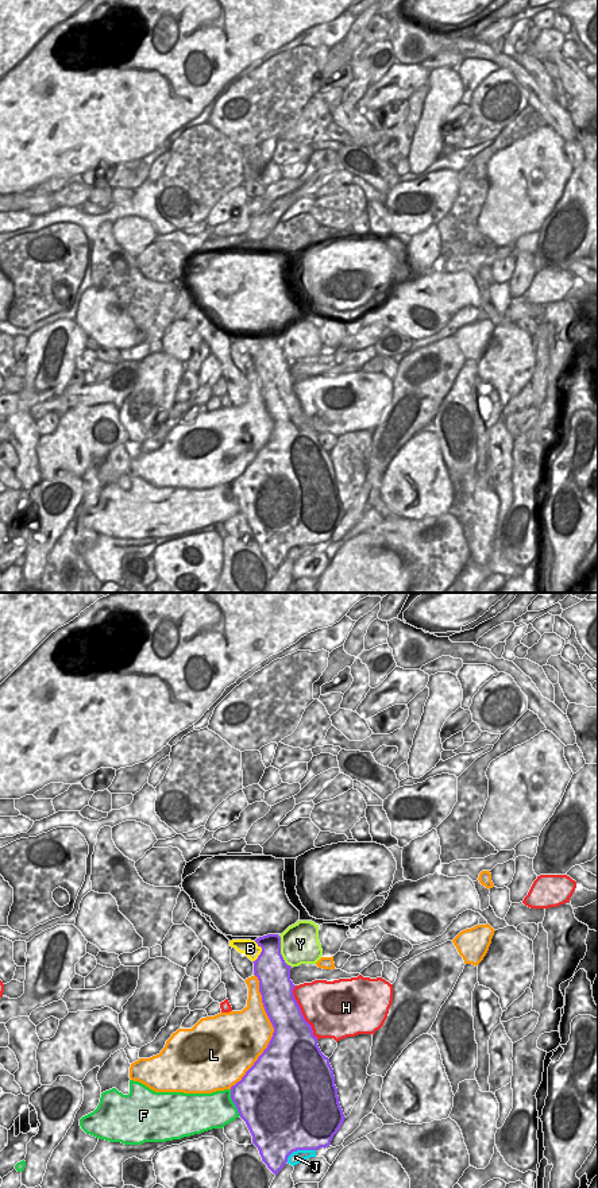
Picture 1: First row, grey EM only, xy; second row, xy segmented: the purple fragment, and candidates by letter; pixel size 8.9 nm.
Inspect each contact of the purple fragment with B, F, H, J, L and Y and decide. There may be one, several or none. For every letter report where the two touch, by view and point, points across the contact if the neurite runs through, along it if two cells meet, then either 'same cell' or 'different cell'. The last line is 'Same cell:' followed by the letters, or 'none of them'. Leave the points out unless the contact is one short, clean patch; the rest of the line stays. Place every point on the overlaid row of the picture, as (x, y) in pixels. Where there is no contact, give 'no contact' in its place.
B: contact xy (261, 952); different cell
F: contact xy (234, 1102); different cell
H: contact xy (301, 1013); different cell
J: contact xy (298, 1149); different cell
L: contact xy (274, 1032); different cell
Y: contact xy (280, 952); different cell
Same cell: none of them

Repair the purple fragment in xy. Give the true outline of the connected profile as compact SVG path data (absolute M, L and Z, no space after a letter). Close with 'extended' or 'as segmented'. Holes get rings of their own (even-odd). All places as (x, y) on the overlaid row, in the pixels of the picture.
M267 934L256 938L255 942L262 948L262 952L258 958L252 961L254 975L259 980L262 1003L274 1027L274 1033L267 1048L254 1065L246 1072L240 1081L231 1087L231 1099L240 1118L246 1122L252 1135L252 1143L258 1148L262 1161L274 1174L278 1174L293 1152L317 1150L329 1146L346 1116L339 1103L329 1058L321 1053L317 1045L317 1037L313 1035L312 1026L305 1021L294 999L293 990L296 986L290 980L292 967L285 963L281 954L281 937L278 934Z; as segmented

